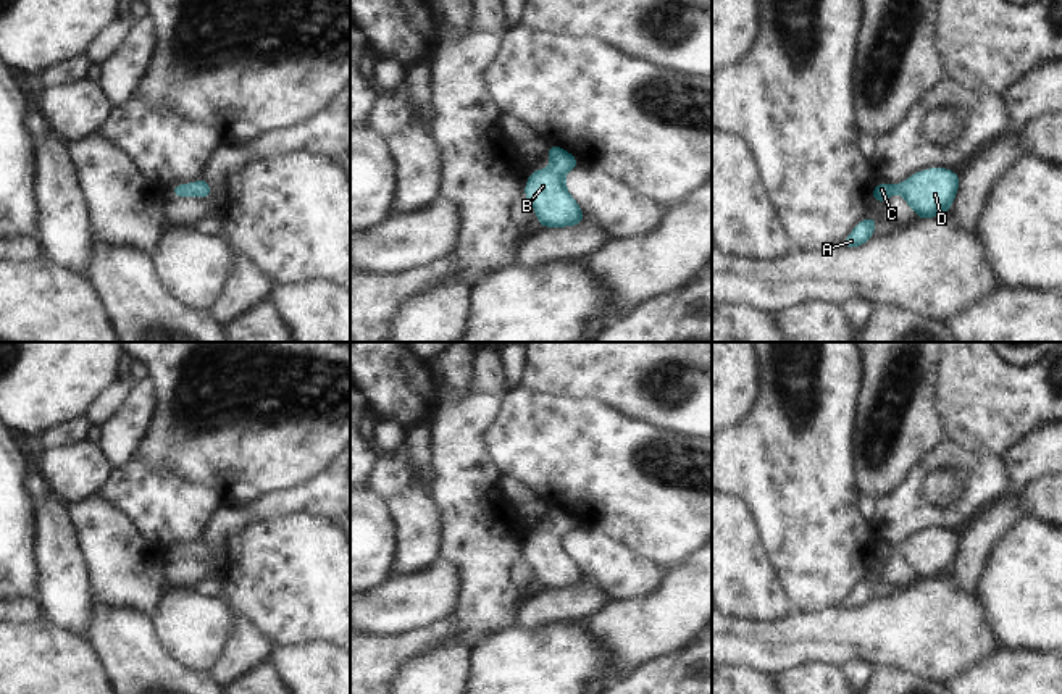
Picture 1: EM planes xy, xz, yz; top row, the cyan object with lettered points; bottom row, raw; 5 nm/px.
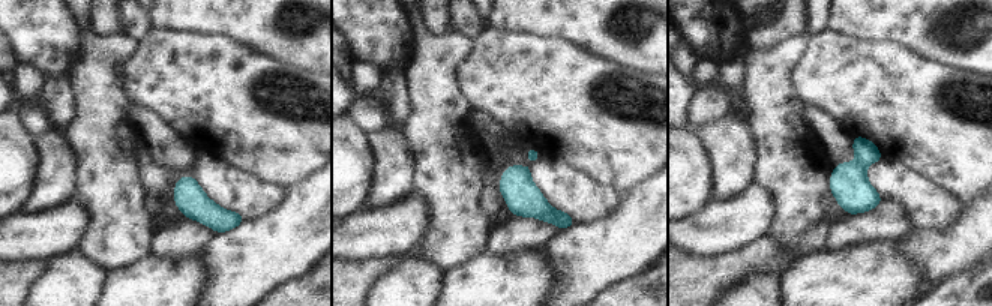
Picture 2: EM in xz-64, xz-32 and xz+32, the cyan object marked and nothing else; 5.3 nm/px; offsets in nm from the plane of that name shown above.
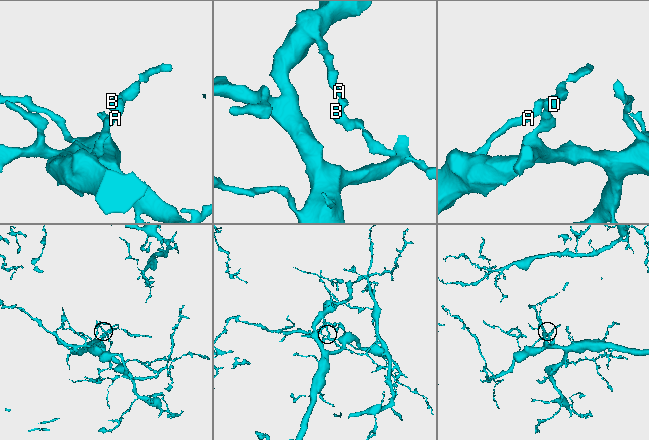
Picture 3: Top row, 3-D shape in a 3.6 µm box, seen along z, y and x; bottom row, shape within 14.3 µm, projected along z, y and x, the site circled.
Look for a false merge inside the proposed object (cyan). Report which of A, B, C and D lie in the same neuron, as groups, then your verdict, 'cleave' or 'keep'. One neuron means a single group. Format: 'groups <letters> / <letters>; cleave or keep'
groups A B C D; keep

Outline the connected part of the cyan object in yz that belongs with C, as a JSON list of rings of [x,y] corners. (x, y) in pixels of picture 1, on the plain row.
[[[928,529],[909,537],[897,547],[888,544],[876,546],[872,560],[883,565],[893,555],[901,555],[917,578],[926,581],[951,571],[959,552],[959,541],[960,536],[947,529]]]

